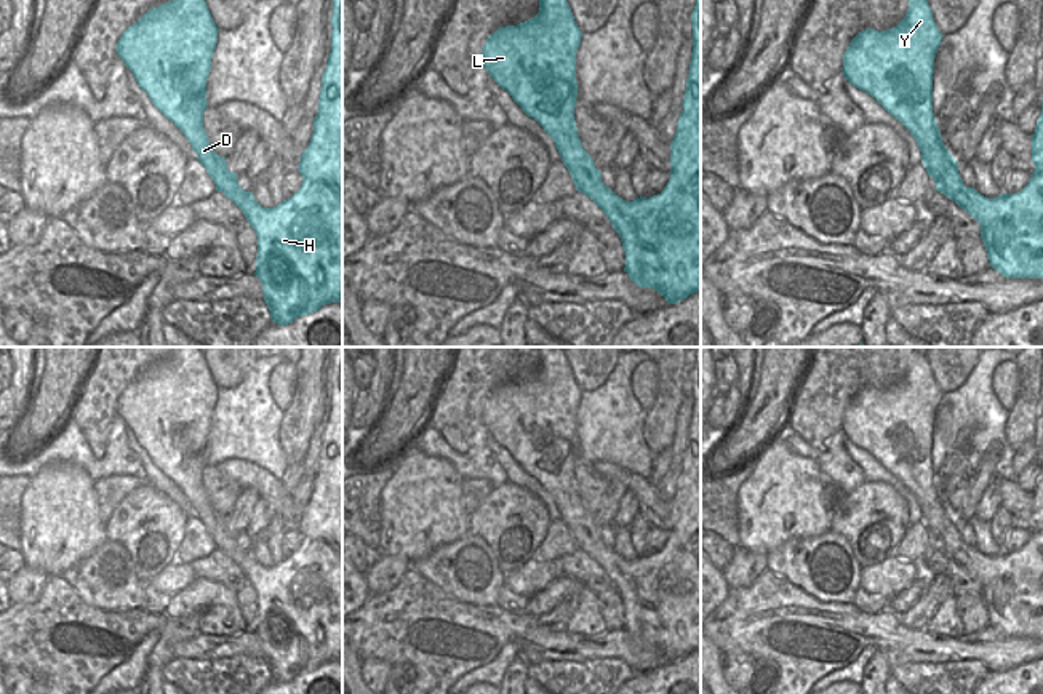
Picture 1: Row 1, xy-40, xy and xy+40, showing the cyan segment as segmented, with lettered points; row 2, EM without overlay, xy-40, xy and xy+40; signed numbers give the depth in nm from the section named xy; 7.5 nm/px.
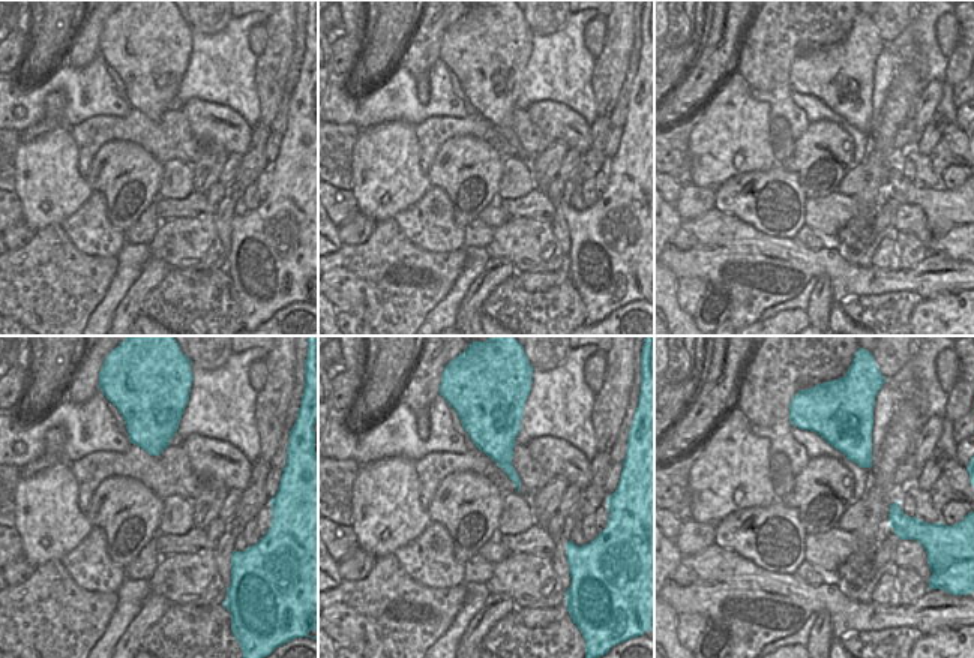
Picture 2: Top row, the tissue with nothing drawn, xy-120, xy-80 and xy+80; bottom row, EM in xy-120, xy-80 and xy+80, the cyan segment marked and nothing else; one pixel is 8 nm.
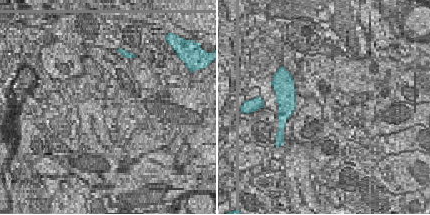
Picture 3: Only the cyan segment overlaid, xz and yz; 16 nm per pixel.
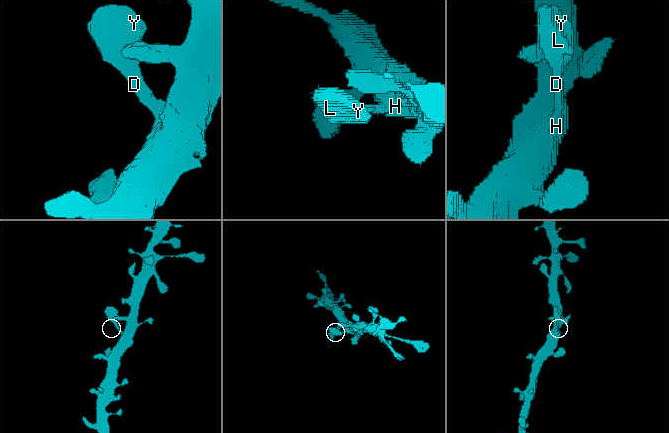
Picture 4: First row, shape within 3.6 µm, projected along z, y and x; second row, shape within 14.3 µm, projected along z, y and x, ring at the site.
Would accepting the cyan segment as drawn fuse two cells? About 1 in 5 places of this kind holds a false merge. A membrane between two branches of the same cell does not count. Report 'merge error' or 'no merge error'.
no merge error

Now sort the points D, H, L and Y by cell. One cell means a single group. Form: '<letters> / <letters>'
D H L Y

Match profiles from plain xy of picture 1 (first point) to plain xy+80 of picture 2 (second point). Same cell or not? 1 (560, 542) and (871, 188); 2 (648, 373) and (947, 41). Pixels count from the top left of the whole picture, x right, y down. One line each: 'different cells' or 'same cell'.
1: different cells
2: same cell

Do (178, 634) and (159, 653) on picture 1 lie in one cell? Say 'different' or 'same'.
same

